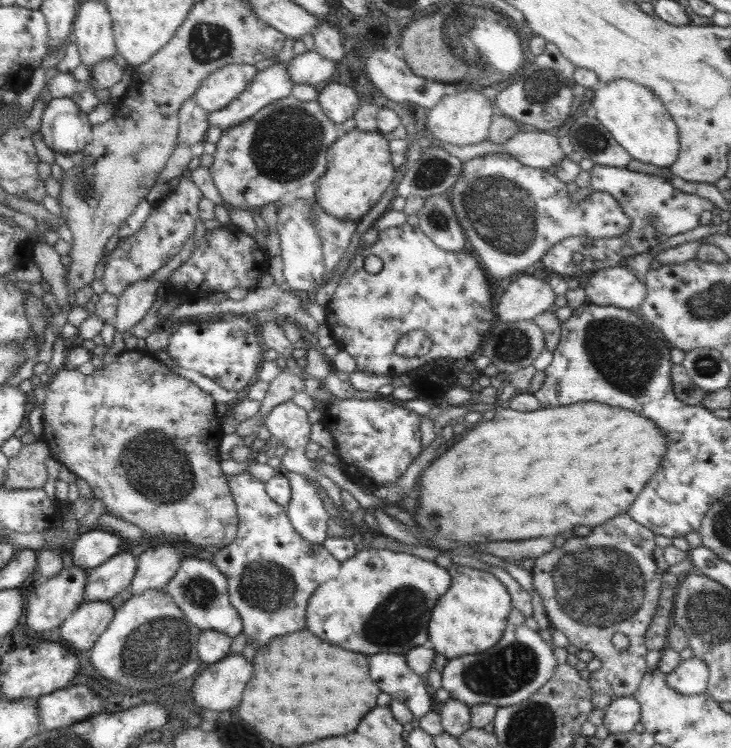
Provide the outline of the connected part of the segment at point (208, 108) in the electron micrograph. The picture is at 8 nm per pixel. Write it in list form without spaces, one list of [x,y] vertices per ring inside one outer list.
[[[248,63],[226,65],[214,70],[196,90],[196,104],[207,113],[224,108],[244,92],[256,73],[256,67]]]

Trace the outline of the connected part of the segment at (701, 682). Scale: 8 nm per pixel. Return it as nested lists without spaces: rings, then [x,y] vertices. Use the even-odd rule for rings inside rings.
[[[697,656],[683,659],[680,666],[666,673],[666,683],[678,693],[691,695],[707,692],[709,681],[709,666],[704,659]]]

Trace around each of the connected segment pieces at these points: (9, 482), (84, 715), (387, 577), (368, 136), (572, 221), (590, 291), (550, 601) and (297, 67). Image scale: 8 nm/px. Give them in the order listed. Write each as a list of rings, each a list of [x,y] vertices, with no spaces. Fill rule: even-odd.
[[[38,439],[22,445],[20,452],[9,458],[3,487],[9,489],[42,489],[48,480],[46,460],[51,458],[47,441]]]
[[[68,686],[38,698],[42,729],[57,730],[106,712],[103,700],[86,686]]]
[[[366,548],[342,561],[338,576],[323,582],[312,593],[306,607],[306,629],[324,642],[360,654],[370,652],[366,655],[373,655],[385,651],[392,654],[406,653],[411,648],[422,646],[429,639],[426,628],[430,612],[436,600],[449,589],[450,583],[451,576],[448,571],[434,561],[389,549]]]
[[[358,128],[342,132],[336,142],[330,145],[327,152],[326,172],[317,181],[315,186],[316,202],[330,215],[343,221],[360,221],[371,208],[383,197],[384,191],[392,184],[395,168],[391,163],[389,140],[382,133],[361,131]]]
[[[488,154],[488,156],[480,156],[480,158],[470,158],[470,160],[466,160],[466,162],[462,164],[462,172],[458,174],[456,184],[451,186],[448,195],[454,208],[456,218],[462,230],[464,230],[468,242],[470,242],[471,249],[474,250],[474,252],[478,254],[478,258],[480,258],[481,266],[484,267],[484,269],[486,268],[485,272],[487,274],[492,275],[494,282],[499,282],[501,284],[503,280],[507,282],[520,274],[535,271],[535,268],[540,264],[541,259],[546,255],[550,247],[564,239],[572,237],[585,237],[590,238],[590,240],[592,240],[592,238],[616,238],[622,236],[622,234],[626,234],[626,232],[630,230],[630,217],[624,213],[624,209],[622,209],[618,201],[610,193],[606,191],[596,193],[594,199],[588,198],[586,200],[585,206],[582,203],[575,203],[570,199],[566,183],[562,182],[555,173],[544,170],[544,168],[528,166],[520,162],[520,160],[512,158],[510,154]]]
[[[622,266],[595,270],[583,288],[587,301],[637,312],[646,297],[646,288],[635,275]]]
[[[622,513],[593,527],[589,536],[570,538],[562,547],[554,547],[535,558],[531,570],[533,588],[542,598],[550,626],[563,632],[569,644],[574,644],[580,650],[590,650],[594,657],[604,662],[605,667],[592,671],[588,679],[594,693],[608,694],[613,698],[633,695],[646,671],[650,670],[645,661],[648,651],[645,634],[656,625],[655,614],[663,585],[663,572],[656,567],[652,554],[657,547],[656,536],[627,513]],[[614,633],[622,633],[629,638],[626,651],[618,652],[614,648]]]
[[[307,51],[296,55],[292,62],[286,64],[293,84],[304,83],[312,86],[326,82],[336,71],[336,63],[324,59],[316,52]]]

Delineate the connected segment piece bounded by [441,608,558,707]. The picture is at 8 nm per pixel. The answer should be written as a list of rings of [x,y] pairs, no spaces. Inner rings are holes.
[[[513,608],[507,618],[506,630],[494,647],[480,654],[466,654],[450,658],[442,670],[442,688],[452,699],[474,706],[491,704],[497,707],[514,706],[528,700],[542,688],[554,674],[558,661],[554,657],[554,645],[540,637],[524,624],[525,616]]]

